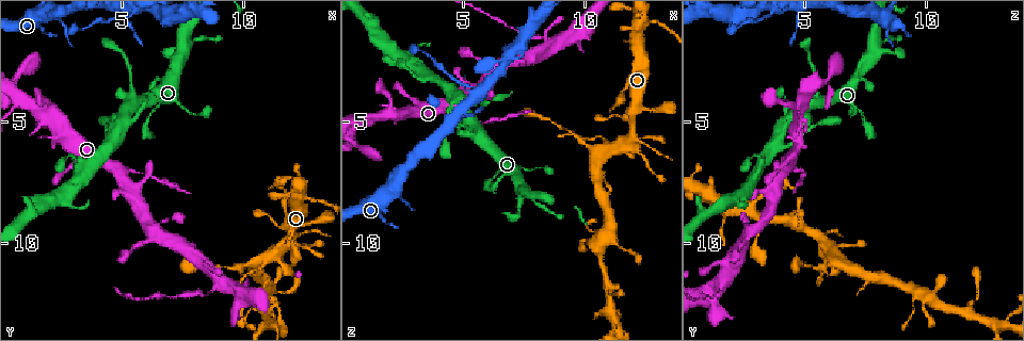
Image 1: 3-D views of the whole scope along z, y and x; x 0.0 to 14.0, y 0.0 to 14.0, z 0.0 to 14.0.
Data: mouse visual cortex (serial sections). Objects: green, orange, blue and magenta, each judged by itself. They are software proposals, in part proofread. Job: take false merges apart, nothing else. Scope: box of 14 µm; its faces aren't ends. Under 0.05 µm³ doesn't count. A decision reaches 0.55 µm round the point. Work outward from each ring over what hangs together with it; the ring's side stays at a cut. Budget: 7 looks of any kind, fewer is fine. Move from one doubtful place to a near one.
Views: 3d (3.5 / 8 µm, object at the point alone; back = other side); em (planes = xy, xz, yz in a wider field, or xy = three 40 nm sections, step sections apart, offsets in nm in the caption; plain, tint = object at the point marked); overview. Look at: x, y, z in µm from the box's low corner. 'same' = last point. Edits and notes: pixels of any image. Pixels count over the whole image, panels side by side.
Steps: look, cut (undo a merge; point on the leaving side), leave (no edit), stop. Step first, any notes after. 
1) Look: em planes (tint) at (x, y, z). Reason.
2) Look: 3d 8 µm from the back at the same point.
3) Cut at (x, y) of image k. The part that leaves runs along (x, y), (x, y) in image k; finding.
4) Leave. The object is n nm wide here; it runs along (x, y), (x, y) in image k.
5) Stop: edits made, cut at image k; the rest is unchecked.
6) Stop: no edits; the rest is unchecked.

Look: 3d 8 µm at (4.8, 7.0, 4.3). Branch point.

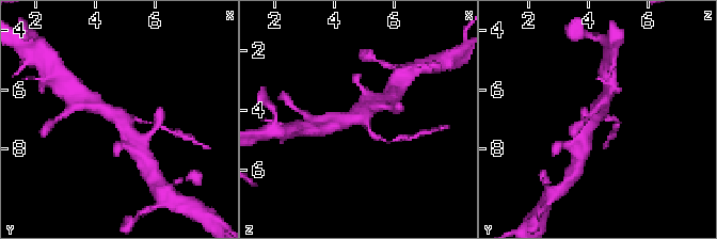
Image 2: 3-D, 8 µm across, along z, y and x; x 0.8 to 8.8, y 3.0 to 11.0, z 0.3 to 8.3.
Look: em xy step 5 (tint) at (4.7, 7.0, 4.2). 3 arms meet here; the arms are 150, 450, 500 nm wide.

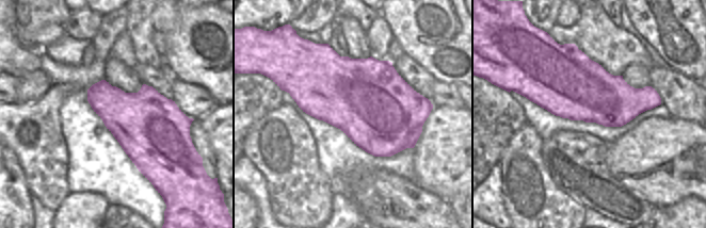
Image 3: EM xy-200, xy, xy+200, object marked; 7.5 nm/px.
Leave. It runs along (93, 105), (115, 115), (134, 143) in image 2; continuous, no second cell.

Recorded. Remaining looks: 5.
Look: em xy step 5 (tint) at (10.5, 10.8, 6.4). Looks like a crossing.

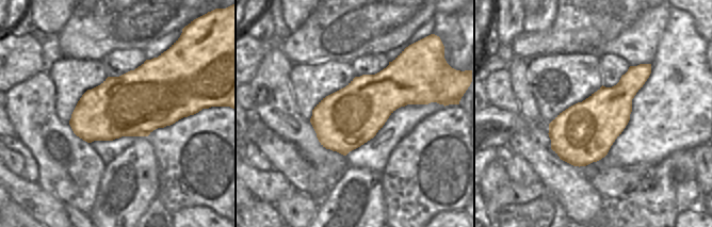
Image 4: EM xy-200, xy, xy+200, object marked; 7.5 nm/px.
Look: 3d 3.5 µm at the same point. Wider look.

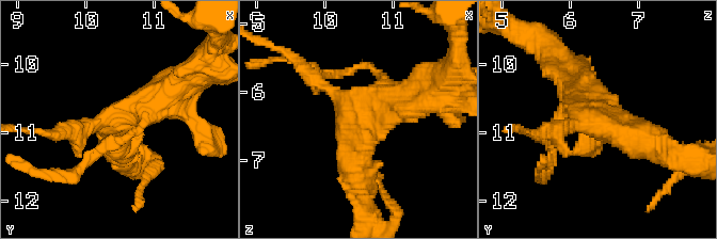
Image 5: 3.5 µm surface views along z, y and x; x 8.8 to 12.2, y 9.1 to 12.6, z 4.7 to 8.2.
Leave. All the same cell.

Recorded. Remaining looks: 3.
Look: 3d 3.5 µm from the back at (11.2, 13.3, 13.0). Abrupt turn.

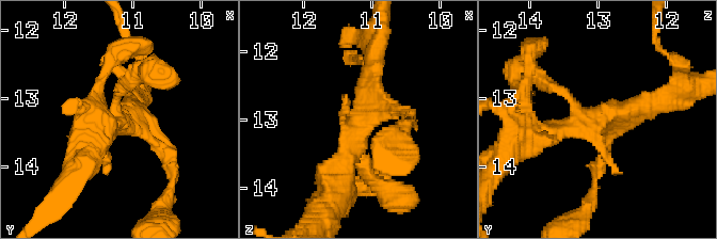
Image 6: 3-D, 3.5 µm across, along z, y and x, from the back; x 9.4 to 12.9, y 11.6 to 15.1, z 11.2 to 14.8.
Look: em xy step 2 (plain) at (11.20, 13.30, 13.10).

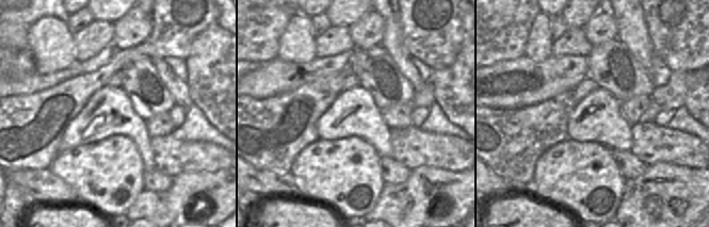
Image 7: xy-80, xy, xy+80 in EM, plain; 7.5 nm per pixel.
Look: em xy step 2 (tint) at the same point.

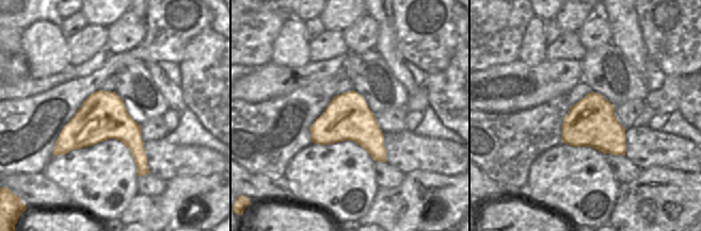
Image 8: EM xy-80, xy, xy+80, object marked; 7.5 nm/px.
Leave. It runs along (373, 63), (370, 107), (334, 186) in image 6; one cell here.

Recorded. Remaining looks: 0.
Stop: no edits; the rest is unchecked.

